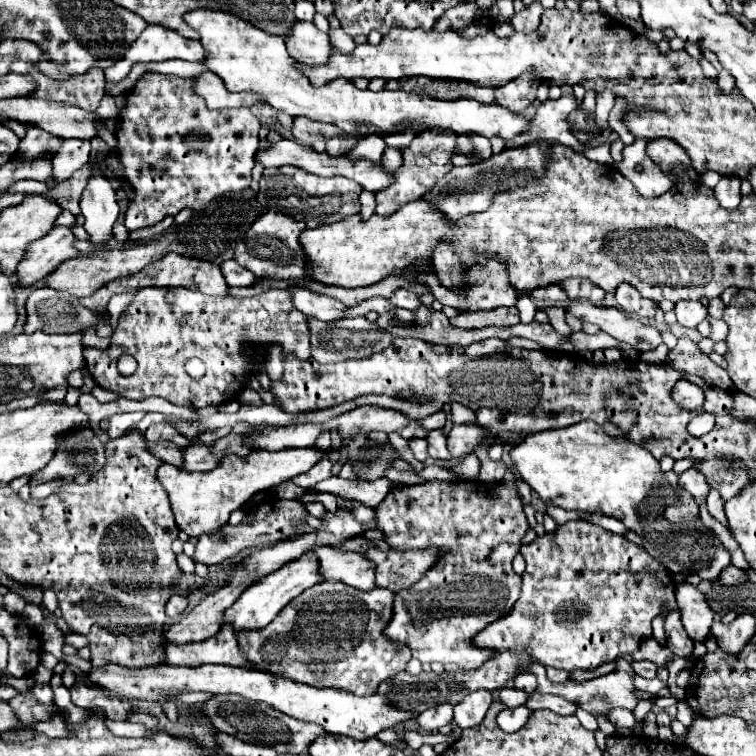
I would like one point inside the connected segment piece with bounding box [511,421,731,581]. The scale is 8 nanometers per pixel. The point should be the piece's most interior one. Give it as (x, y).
(580, 467)

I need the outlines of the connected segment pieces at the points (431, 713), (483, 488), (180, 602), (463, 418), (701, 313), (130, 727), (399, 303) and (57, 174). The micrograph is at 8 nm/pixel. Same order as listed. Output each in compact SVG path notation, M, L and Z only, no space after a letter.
M437 705L433 709L427 709L423 711L419 717L417 717L417 723L427 729L427 731L439 731L443 725L451 723L453 721L453 705Z
M463 479L463 481L425 481L421 485L413 485L413 487L405 487L401 491L391 491L377 507L377 525L379 529L385 531L385 541L397 549L397 551L403 551L403 549L427 549L429 545L439 545L439 549L447 549L447 557L443 557L443 561L439 565L435 565L433 569L427 571L425 577L433 577L433 585L427 587L423 583L415 583L413 587L409 589L403 589L395 595L395 609L393 609L393 619L389 623L389 627L385 629L389 637L393 637L393 641L399 641L399 643L405 643L409 649L411 649L411 655L415 659L419 659L421 663L443 663L443 665L457 665L461 669L477 669L481 667L487 659L493 657L491 651L483 651L483 649L477 649L471 645L473 637L485 629L489 623L505 617L511 607L515 605L517 597L519 597L519 591L521 591L521 575L517 575L513 569L511 569L511 561L513 557L517 555L519 547L521 547L521 537L525 535L525 531L529 529L529 523L527 523L527 517L525 517L525 511L523 511L523 503L517 495L517 489L513 483L501 483L501 485L485 485L481 483L479 479Z
M173 595L171 601L167 603L167 617L169 617L169 619L175 619L175 617L181 615L185 609L187 609L187 599Z
M450 403L454 424L477 424L479 425L474 413L468 407L460 403Z
M679 301L675 303L675 315L683 327L697 327L707 317L707 309L699 301Z
M107 718L105 719L105 724L109 728L109 730L118 737L149 737L151 733L149 729L139 723L131 723L128 721L114 721Z
M397 289L391 297L389 297L391 305L395 307L405 307L405 309L417 309L421 305L421 299L413 293L413 291L407 291L407 289Z
M65 139L52 160L53 175L57 185L71 177L71 175L87 161L91 153L91 144L88 140Z

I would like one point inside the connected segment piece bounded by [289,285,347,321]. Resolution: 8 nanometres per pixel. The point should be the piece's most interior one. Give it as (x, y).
(309, 303)

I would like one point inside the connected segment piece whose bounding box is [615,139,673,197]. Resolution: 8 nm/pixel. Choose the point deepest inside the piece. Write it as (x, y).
(636, 166)

